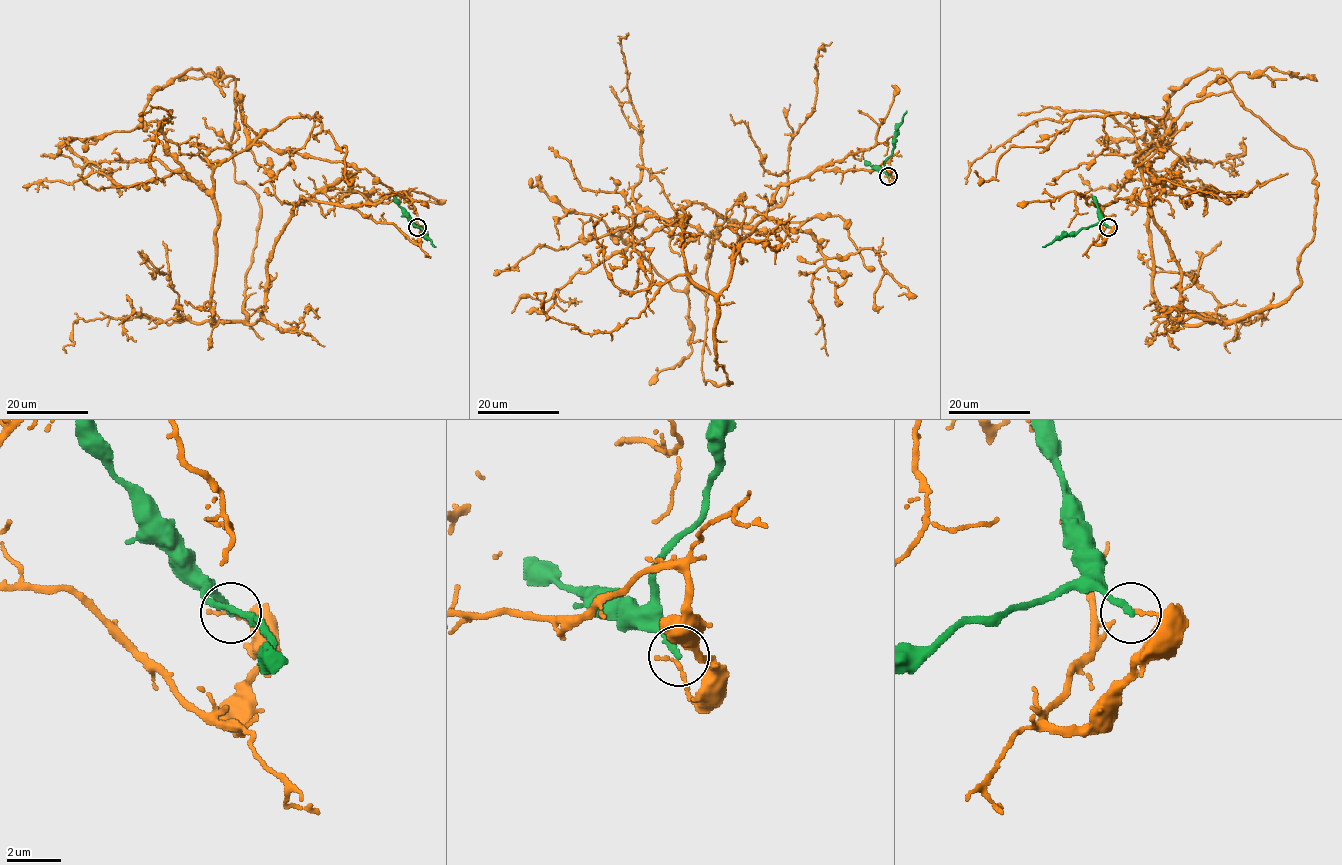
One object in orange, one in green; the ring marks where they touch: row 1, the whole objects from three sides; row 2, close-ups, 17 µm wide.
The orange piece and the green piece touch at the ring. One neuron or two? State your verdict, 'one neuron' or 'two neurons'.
two neurons

